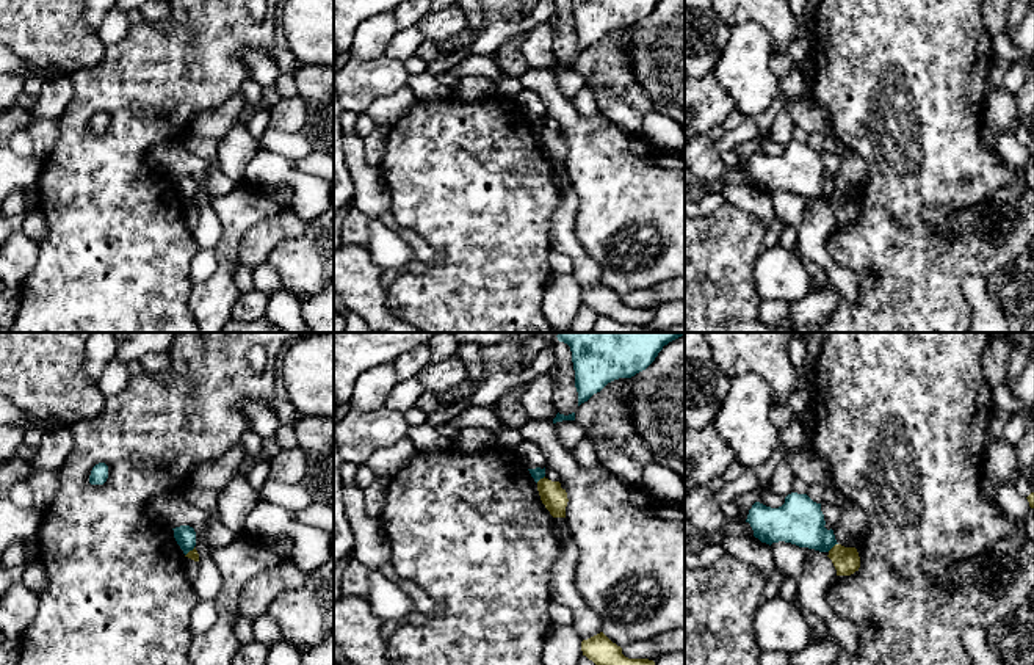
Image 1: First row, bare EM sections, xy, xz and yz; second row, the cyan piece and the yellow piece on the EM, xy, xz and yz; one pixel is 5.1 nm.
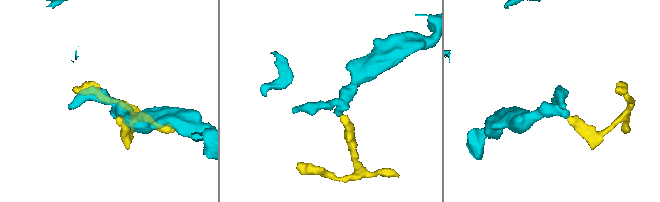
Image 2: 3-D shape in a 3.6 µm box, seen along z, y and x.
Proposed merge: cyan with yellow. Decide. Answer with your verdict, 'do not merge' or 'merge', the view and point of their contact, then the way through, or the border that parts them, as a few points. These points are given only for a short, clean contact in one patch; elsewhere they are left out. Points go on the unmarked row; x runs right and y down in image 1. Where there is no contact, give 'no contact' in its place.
do not merge; contact yz (832, 195); border yz (837, 192), (827, 199)

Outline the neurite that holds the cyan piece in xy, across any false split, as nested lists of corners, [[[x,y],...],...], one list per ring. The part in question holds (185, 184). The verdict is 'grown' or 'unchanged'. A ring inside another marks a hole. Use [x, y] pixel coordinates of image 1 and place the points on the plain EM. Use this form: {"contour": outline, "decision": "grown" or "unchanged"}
{"contour": [[[180,174],[180,176],[175,176],[172,179],[174,179],[174,187],[175,187],[177,193],[180,194],[180,198],[183,199],[185,204],[190,199],[194,198],[194,194],[196,194],[196,180],[194,180],[193,176]]], "decision": "unchanged"}

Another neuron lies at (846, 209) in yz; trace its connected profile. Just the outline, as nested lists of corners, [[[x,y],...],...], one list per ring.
[[[835,193],[827,205],[832,209],[837,224],[851,224],[860,216],[860,205],[855,196]]]

